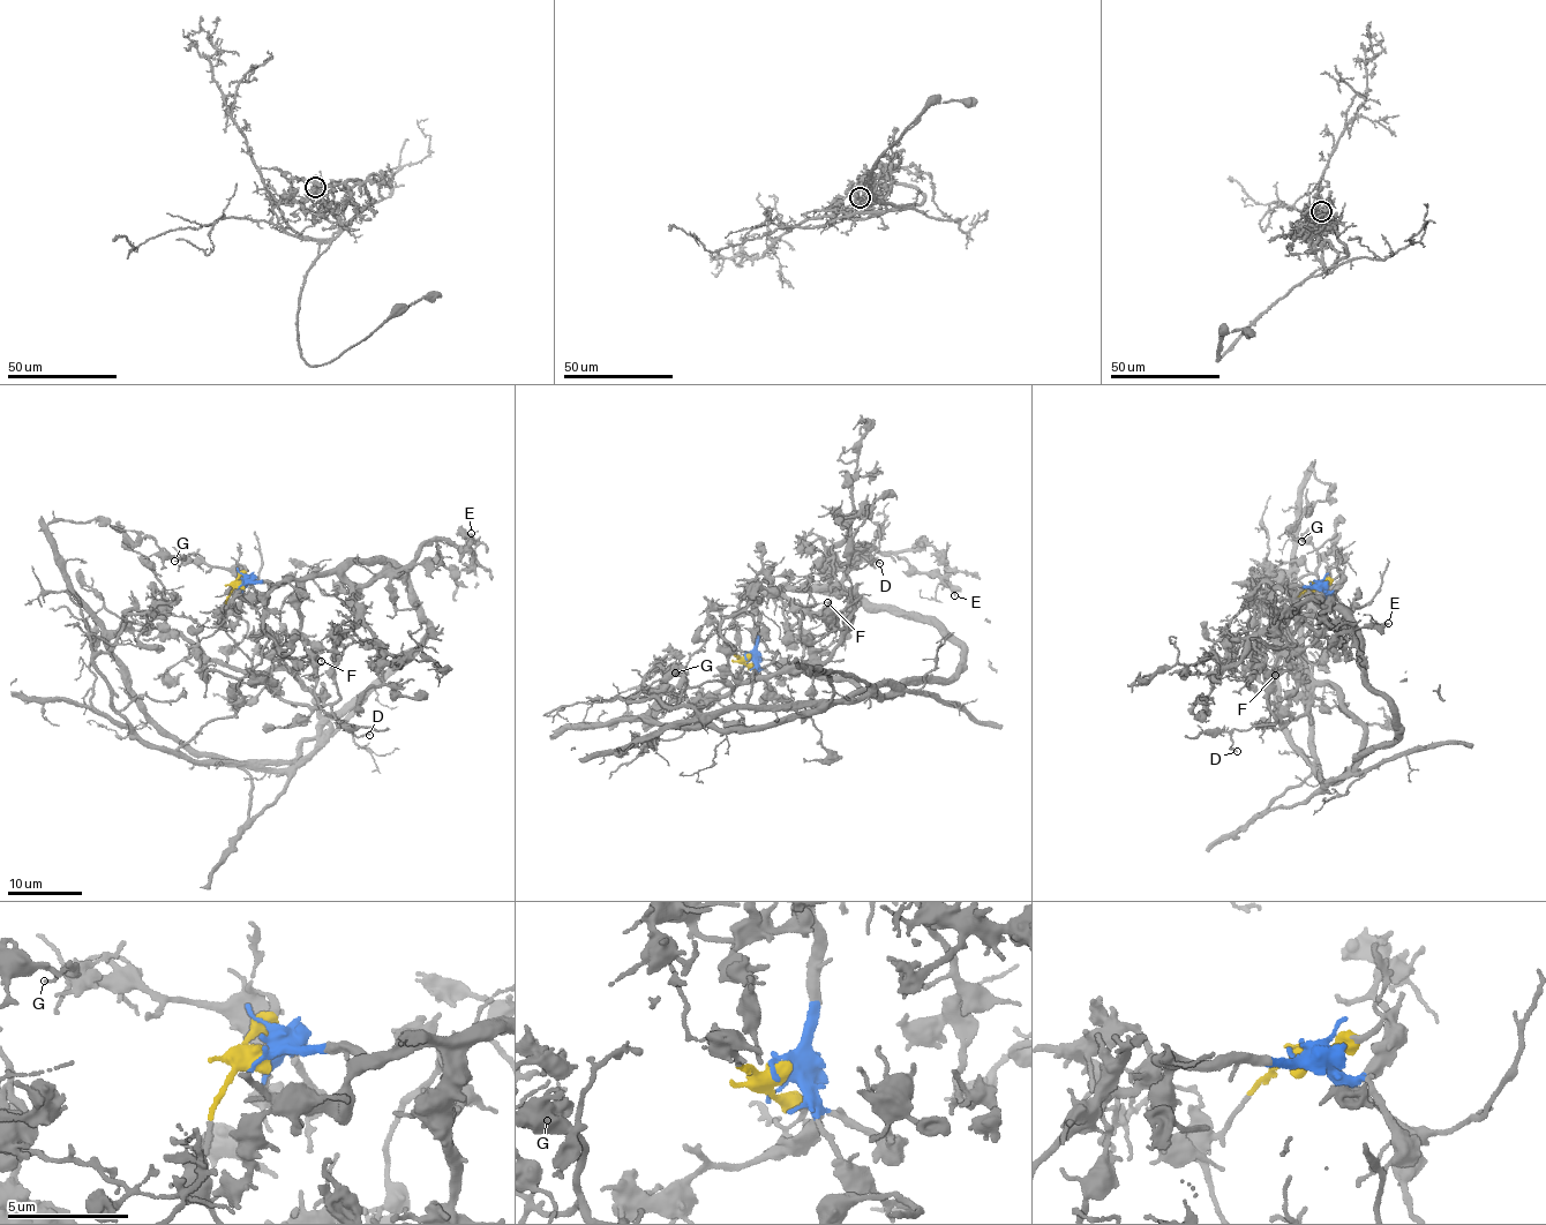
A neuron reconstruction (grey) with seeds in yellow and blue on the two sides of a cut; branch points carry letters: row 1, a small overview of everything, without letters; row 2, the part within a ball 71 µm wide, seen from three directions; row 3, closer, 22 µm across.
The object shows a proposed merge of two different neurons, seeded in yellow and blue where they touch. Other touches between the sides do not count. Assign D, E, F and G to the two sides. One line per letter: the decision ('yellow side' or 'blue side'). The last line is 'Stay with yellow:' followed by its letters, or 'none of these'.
D: yellow side
E: blue side
F: blue side
G: yellow side
Stay with yellow: D, G

